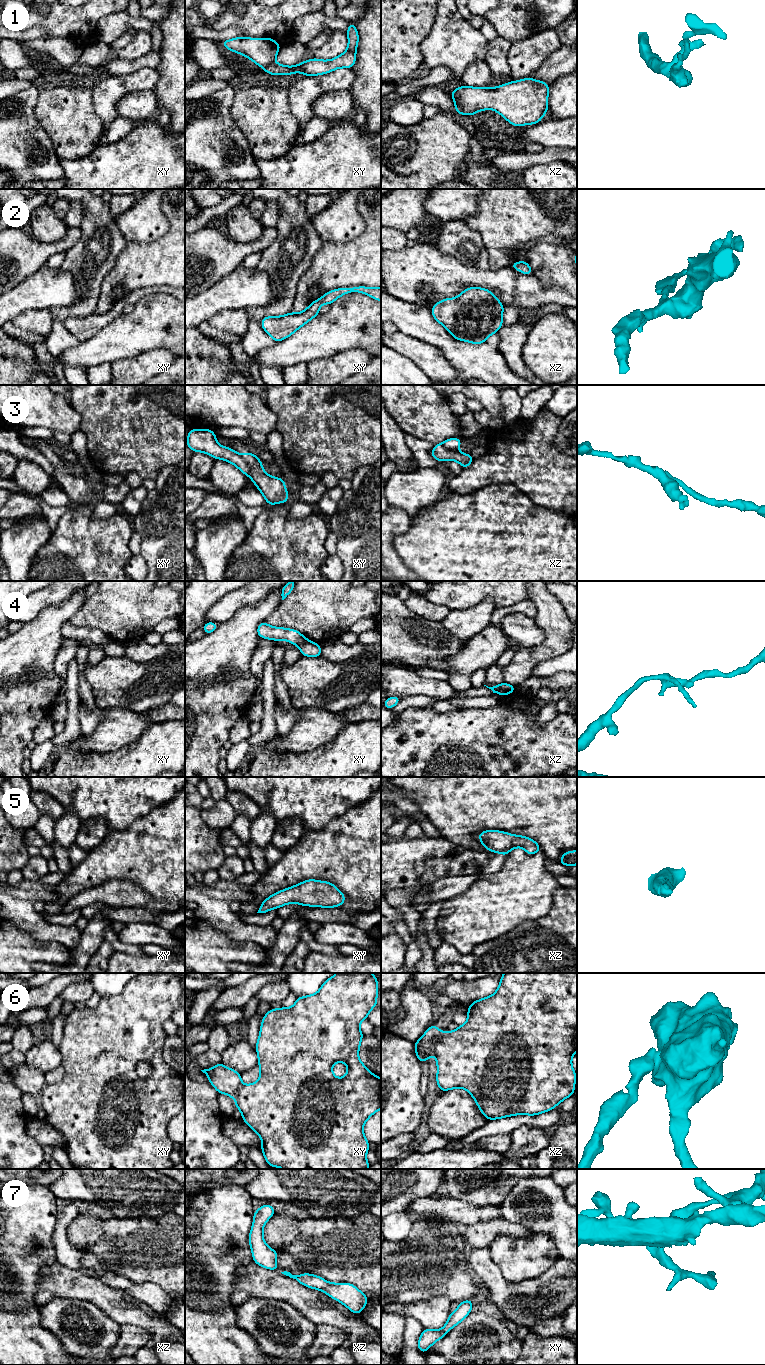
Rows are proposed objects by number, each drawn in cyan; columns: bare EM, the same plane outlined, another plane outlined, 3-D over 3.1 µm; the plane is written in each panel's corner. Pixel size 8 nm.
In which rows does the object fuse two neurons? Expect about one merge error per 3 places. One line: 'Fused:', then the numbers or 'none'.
Fused: 1, 3, 4, 6

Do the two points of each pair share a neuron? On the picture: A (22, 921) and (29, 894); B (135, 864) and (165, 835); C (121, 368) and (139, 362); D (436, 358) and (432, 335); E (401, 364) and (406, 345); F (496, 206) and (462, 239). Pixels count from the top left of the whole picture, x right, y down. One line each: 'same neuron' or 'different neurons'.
A: different neurons
B: same neuron
C: same neuron
D: different neurons
E: different neurons
F: different neurons

